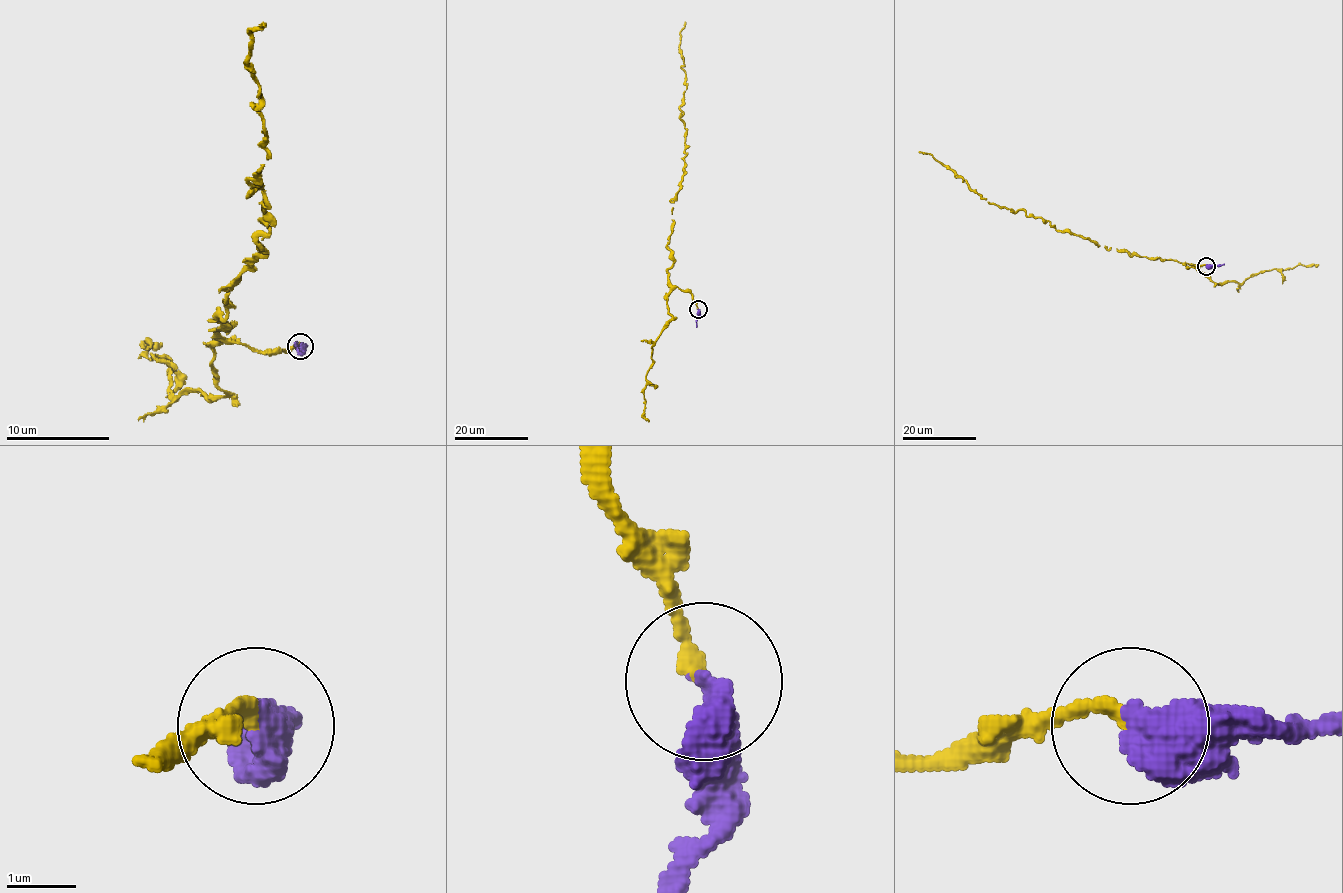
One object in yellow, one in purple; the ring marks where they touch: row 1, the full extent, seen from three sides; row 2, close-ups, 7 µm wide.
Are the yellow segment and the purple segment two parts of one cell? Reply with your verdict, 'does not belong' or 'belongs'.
belongs

